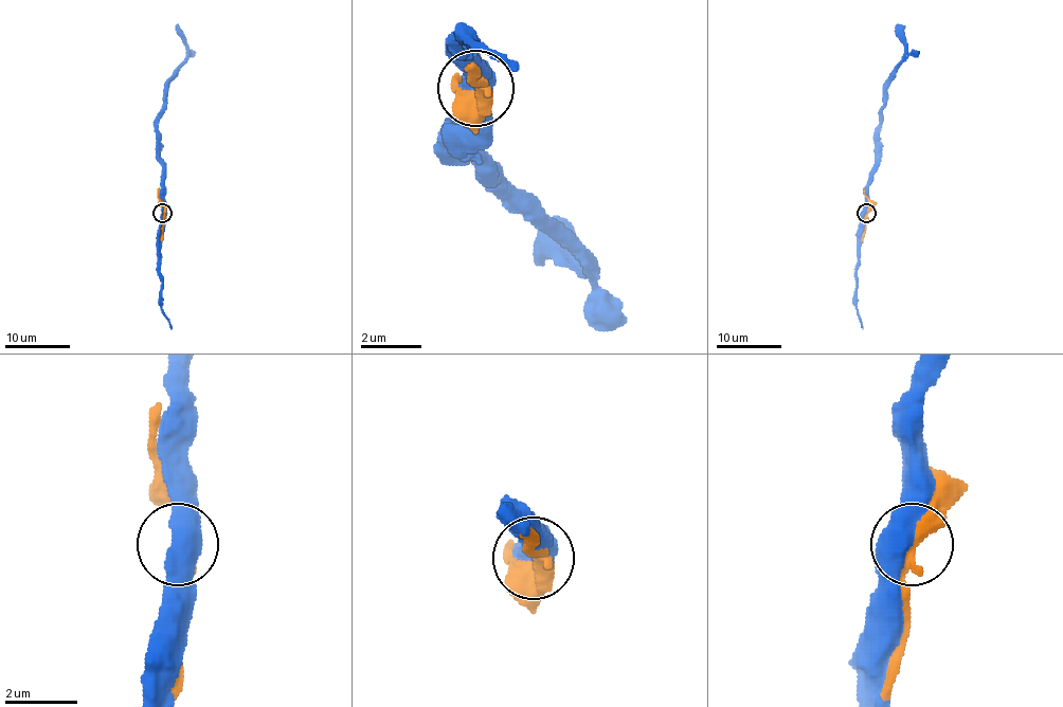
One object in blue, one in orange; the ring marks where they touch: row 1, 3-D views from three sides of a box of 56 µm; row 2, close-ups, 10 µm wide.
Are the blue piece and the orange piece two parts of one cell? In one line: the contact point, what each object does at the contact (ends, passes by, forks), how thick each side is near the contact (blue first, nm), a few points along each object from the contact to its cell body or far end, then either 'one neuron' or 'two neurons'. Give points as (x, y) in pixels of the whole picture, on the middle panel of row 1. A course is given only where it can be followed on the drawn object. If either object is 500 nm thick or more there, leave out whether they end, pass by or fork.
(475, 88) | 600/320 nm | blue via (473, 86), (451, 146), (541, 221) | orange via (473, 86), (481, 101), (451, 78) | one neuron

